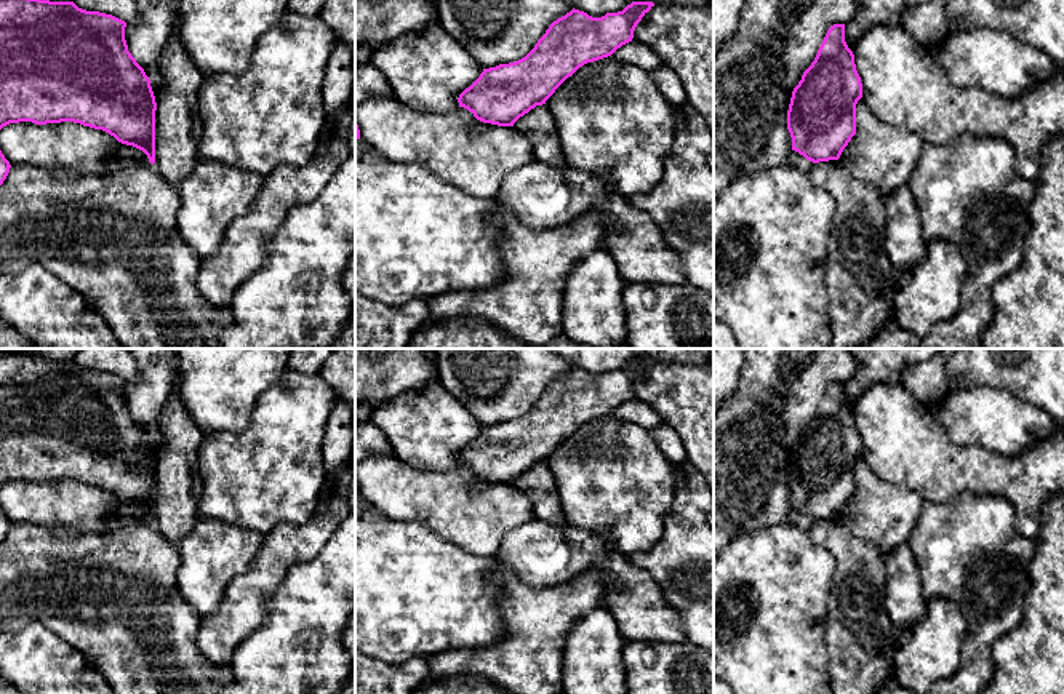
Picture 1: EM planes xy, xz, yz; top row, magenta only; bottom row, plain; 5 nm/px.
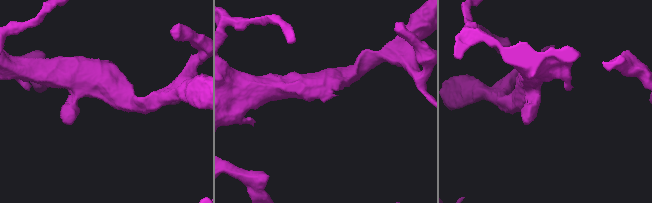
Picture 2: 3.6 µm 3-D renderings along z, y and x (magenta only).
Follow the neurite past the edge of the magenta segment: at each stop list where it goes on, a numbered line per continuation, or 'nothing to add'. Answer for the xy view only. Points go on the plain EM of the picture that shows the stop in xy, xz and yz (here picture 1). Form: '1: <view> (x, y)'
nothing to add

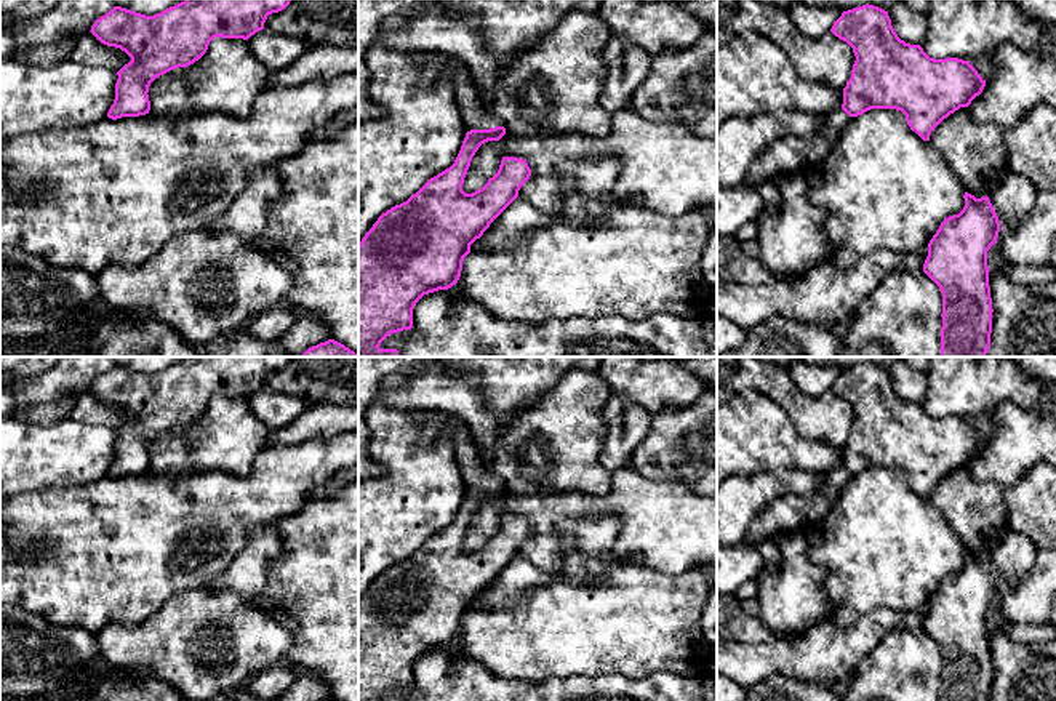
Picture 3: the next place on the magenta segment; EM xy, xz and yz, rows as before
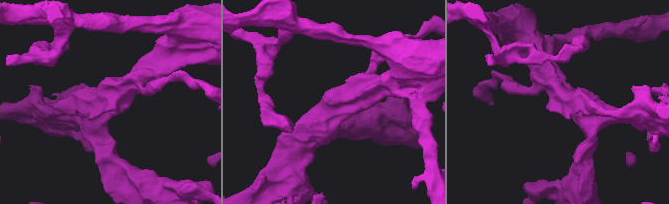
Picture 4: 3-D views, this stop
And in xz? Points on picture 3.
1: xz (476, 472)

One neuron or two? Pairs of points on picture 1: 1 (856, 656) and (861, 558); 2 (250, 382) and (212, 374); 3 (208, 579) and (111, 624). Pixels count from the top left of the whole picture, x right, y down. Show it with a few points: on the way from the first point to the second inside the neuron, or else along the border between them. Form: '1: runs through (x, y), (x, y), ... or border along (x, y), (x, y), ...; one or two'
1: runs through (858, 632), (860, 582); one
2: runs through (240, 374), (221, 374); one
3: border along (180, 554), (178, 592), (202, 618); two

